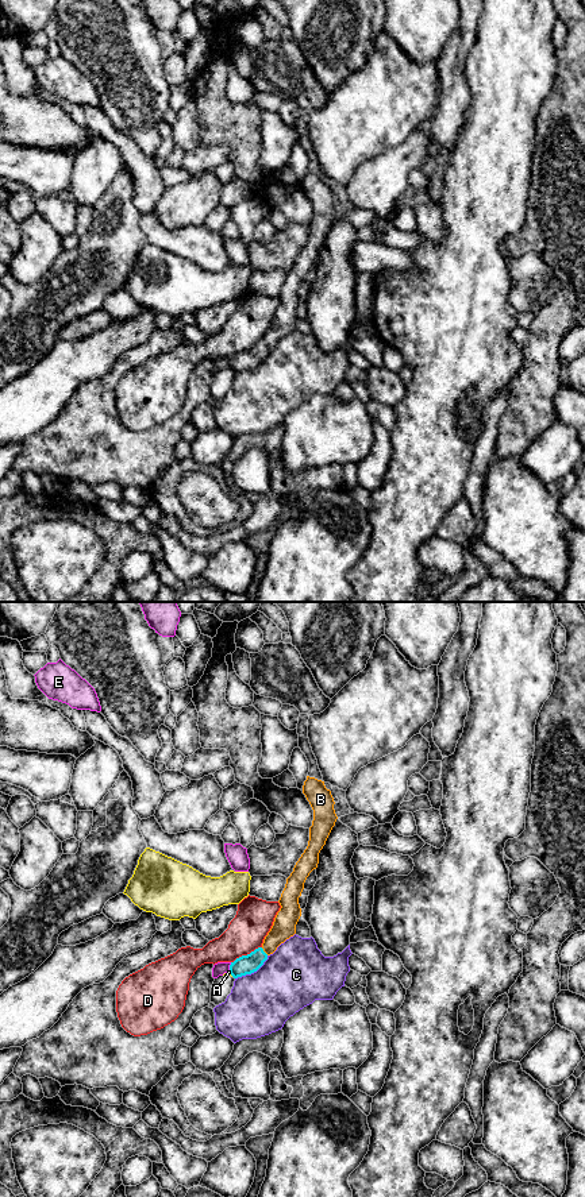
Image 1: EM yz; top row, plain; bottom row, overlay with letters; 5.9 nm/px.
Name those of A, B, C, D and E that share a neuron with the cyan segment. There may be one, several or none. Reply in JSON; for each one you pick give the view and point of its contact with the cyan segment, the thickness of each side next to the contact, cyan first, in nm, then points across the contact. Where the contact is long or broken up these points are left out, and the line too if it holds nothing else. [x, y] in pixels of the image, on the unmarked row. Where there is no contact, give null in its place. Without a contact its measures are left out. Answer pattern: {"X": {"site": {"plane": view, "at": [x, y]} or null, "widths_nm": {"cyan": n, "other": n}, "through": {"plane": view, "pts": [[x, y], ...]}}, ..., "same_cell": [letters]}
{"B": {"site": {"plane": "yz", "at": [264, 347]}, "widths_nm": {"cyan": 120, "other": 140}, "through": {"plane": "yz", "pts": [[249, 359], [264, 347], [284, 321]]}}, "same_cell": ["B"]}

